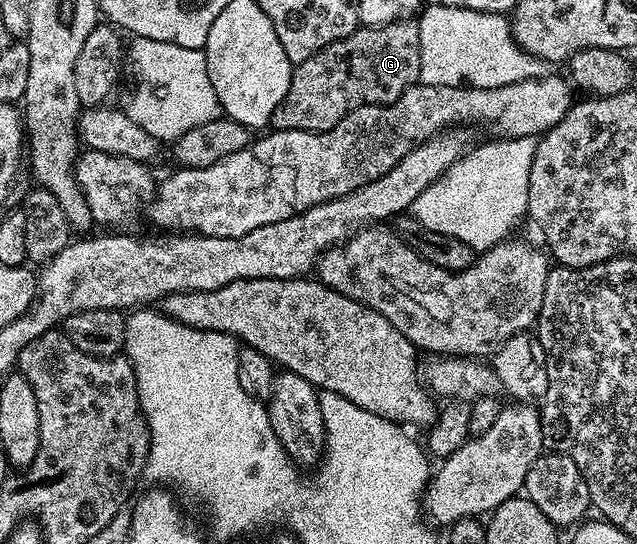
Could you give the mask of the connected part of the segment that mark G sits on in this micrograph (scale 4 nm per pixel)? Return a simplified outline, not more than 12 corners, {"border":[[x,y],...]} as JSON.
{"border":[[413,20],[358,28],[306,62],[273,130],[330,130],[419,82]]}

